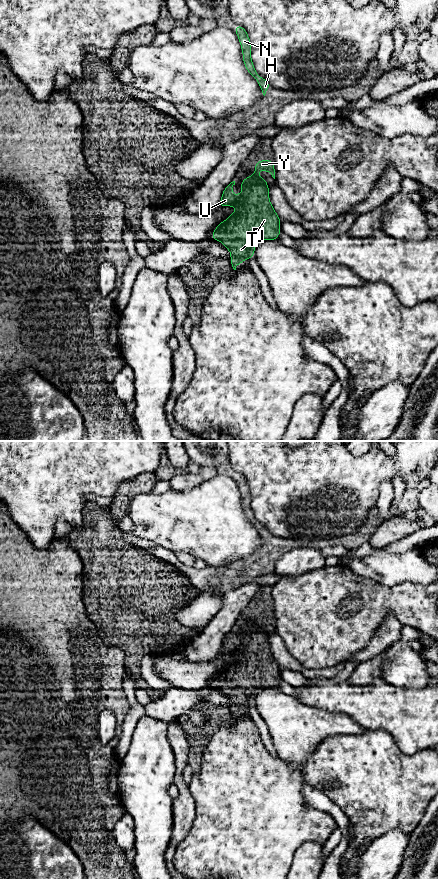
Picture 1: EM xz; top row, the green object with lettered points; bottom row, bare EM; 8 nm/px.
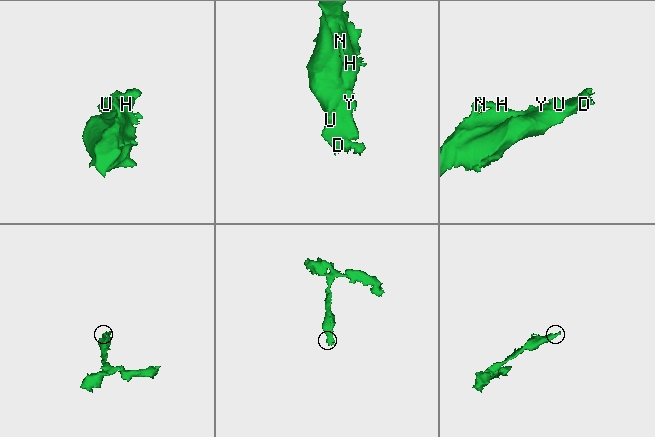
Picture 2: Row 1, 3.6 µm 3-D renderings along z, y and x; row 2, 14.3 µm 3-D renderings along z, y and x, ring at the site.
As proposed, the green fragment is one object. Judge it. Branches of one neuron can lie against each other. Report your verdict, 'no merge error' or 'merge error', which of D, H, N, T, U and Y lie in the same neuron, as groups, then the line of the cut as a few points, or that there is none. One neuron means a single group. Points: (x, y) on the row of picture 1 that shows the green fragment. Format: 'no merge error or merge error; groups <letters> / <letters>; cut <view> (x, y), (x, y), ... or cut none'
no merge error; groups D H N T U Y; cut none

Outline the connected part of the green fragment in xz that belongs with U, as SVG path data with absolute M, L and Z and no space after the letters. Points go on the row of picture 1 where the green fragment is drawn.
M260 160L257 164L253 165L255 171L251 177L246 177L240 184L243 192L236 196L232 193L232 187L235 181L231 182L223 191L219 207L235 206L235 212L228 217L225 221L221 222L217 228L212 232L214 240L221 241L223 245L230 251L230 262L234 270L236 266L243 263L244 259L250 260L254 255L254 250L258 240L276 240L281 233L280 218L274 211L269 200L269 187L264 178L260 176L257 170L269 171L275 179L275 168L272 160Z

